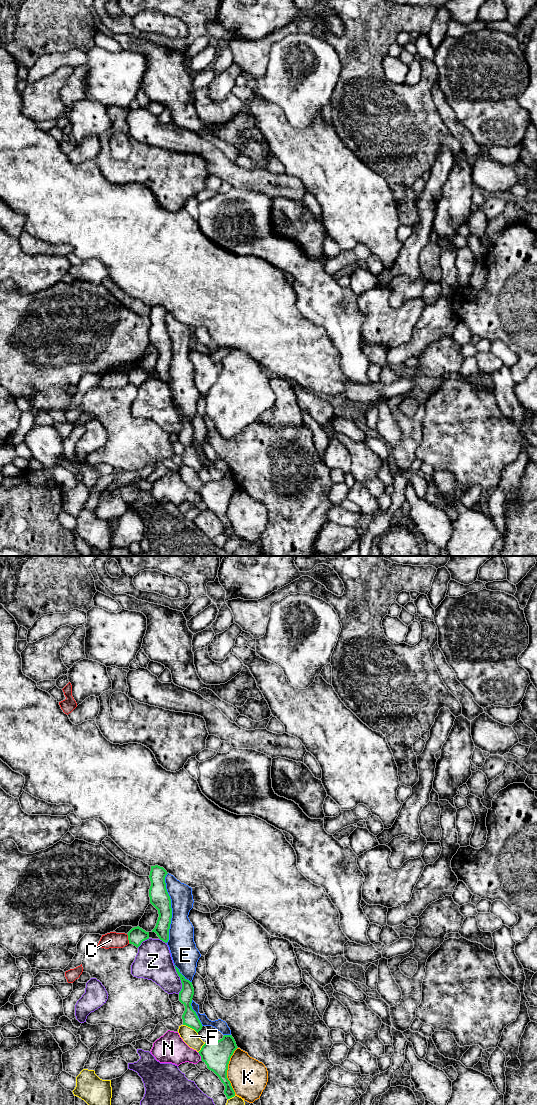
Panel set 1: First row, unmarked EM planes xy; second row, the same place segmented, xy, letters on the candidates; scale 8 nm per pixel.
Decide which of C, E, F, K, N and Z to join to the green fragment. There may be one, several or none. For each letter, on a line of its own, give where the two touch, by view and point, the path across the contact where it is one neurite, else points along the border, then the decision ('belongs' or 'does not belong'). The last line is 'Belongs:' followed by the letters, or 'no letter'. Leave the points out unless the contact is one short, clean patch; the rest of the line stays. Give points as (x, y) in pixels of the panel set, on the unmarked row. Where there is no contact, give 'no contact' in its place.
C: contact xy (128, 378); border xy (126, 374), (129, 382); does not belong
E: contact xy (171, 348); does not belong
F: contact xy (190, 467); does not belong
K: contact xy (226, 511); border xy (237, 487), (230, 498), (227, 510), (227, 519), (234, 534); does not belong
N: contact xy (200, 495); does not belong
Z: contact xy (180, 419); does not belong
Belongs: no letter

